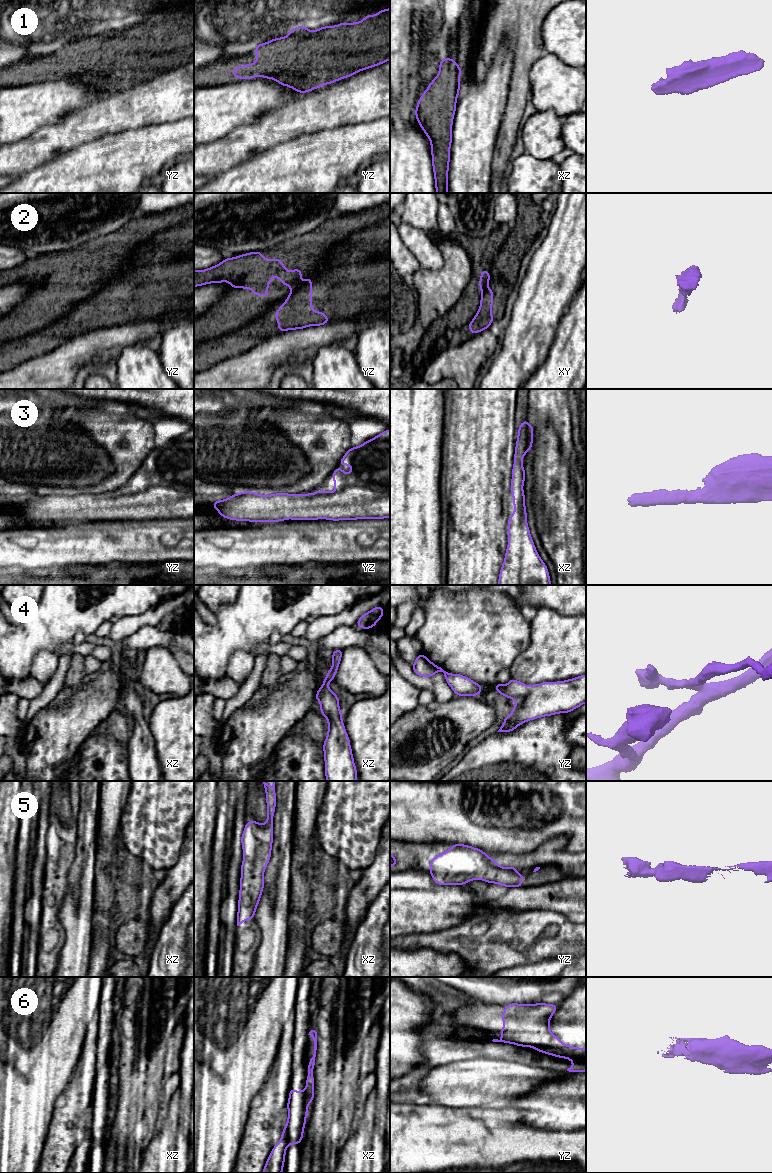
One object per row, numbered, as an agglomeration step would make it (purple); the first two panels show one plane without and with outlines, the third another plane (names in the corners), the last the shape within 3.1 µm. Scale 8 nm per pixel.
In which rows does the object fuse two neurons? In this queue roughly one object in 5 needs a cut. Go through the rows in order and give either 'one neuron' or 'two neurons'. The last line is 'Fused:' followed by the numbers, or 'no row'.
1: one neuron
2: two neurons
3: one neuron
4: one neuron
5: one neuron
6: one neuron
Fused: 2

